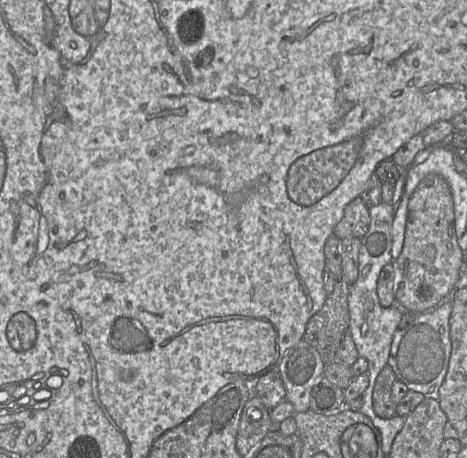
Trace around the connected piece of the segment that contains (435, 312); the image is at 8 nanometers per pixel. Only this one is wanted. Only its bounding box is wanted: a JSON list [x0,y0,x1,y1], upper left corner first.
[388,303,451,399]

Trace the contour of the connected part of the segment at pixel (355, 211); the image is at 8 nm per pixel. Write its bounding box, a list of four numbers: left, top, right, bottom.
[334,197,369,240]

